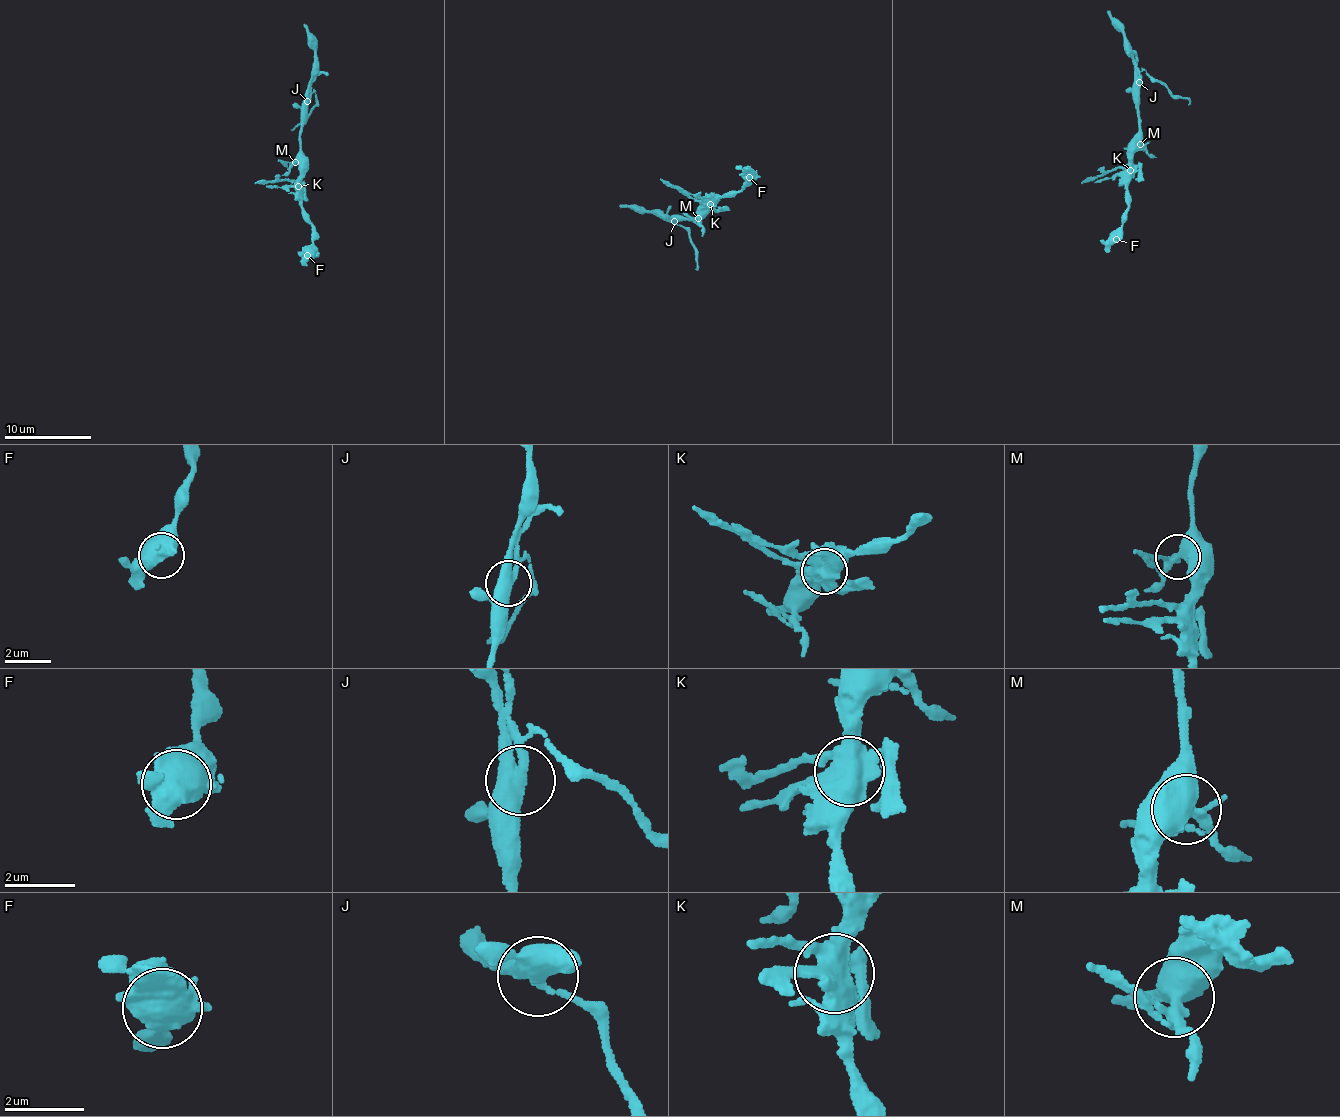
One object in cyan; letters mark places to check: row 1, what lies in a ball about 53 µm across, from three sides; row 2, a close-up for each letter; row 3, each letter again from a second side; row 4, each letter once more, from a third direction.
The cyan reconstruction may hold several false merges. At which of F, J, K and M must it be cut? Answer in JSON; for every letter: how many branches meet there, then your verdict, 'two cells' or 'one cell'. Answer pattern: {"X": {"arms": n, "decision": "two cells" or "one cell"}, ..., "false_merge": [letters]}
{"F": {"arms": 4, "decision": "one cell"}, "J": {"arms": 2, "decision": "two cells"}, "K": {"arms": 5, "decision": "two cells"}, "M": {"arms": 4, "decision": "one cell"}, "false_merge": ["J", "K"]}

